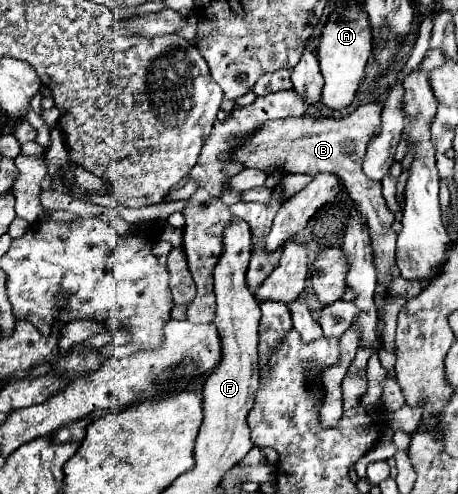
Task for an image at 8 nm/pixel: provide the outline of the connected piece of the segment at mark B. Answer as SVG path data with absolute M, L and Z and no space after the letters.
M369 103L369 105L361 105L359 109L355 109L351 115L347 115L343 119L331 119L331 117L297 117L297 119L293 119L293 117L289 117L289 119L269 121L263 127L259 127L253 135L249 135L249 139L245 139L241 145L233 147L231 159L233 159L233 163L241 163L245 169L259 169L259 171L265 171L265 173L271 167L277 169L277 167L283 167L283 165L287 167L287 173L289 173L289 165L291 165L291 173L315 175L317 171L331 171L337 177L341 177L349 197L355 203L357 213L361 215L361 219L367 225L367 231L369 231L369 237L371 237L371 247L373 247L373 261L375 261L375 269L379 273L377 283L387 289L389 283L395 279L389 273L389 269L395 267L395 239L397 239L397 233L393 231L395 215L387 209L387 203L381 195L381 183L375 183L375 181L367 179L365 173L361 171L361 163L363 163L367 143L381 129L381 111L383 111L383 105Z

